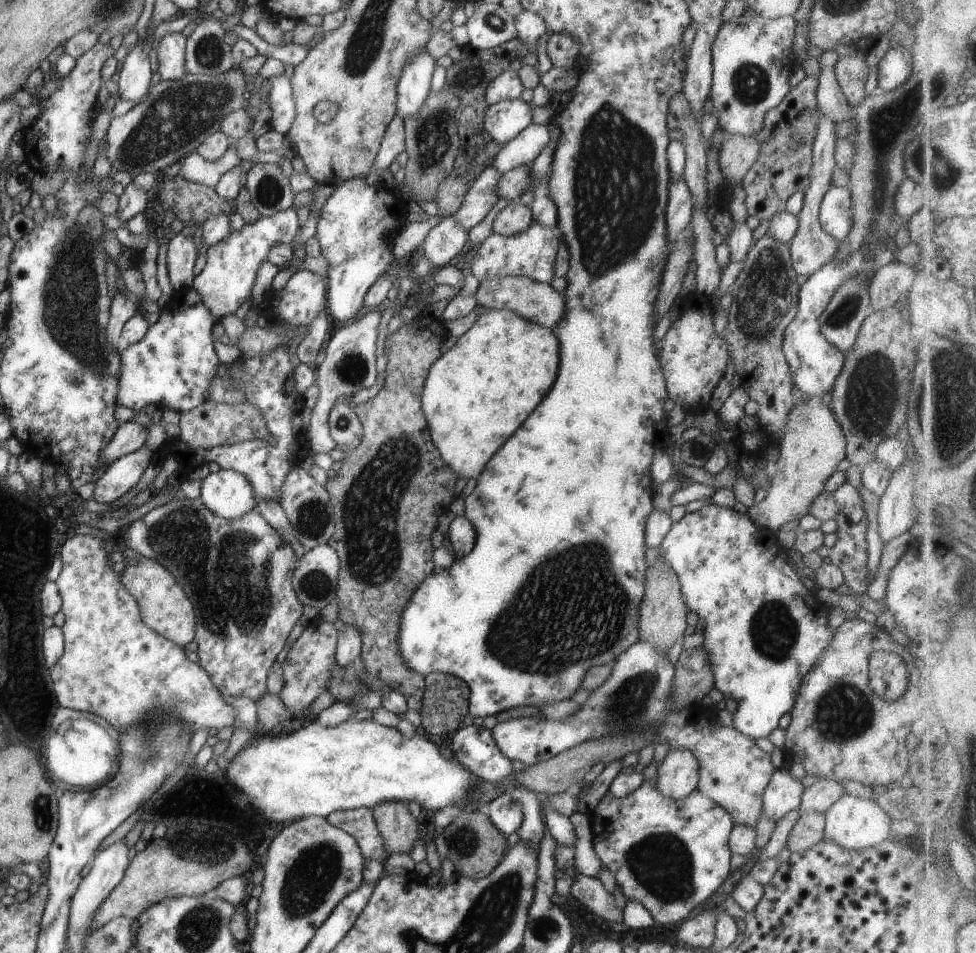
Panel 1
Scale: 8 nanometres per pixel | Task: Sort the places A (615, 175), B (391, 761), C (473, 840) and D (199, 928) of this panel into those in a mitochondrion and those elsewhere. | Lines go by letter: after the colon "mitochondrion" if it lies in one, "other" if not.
A: mitochondrion
B: other
C: mitochondrion
D: mitochondrion

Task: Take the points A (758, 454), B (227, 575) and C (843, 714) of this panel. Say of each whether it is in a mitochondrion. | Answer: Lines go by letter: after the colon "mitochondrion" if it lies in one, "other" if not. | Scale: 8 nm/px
A: other
B: mitochondrion
C: mitochondrion

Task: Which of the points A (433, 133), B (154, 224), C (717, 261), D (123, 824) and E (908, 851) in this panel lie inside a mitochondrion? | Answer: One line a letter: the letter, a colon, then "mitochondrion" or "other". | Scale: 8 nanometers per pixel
A: mitochondrion
B: other
C: other
D: other
E: other

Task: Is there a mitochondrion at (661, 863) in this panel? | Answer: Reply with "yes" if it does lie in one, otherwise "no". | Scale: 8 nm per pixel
yes

